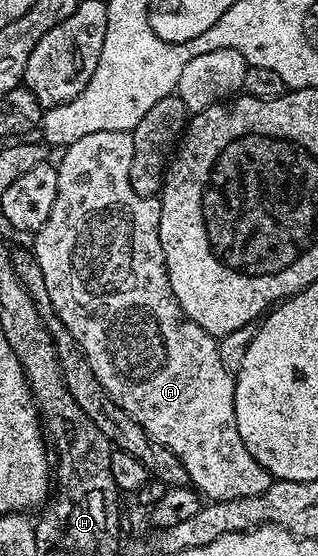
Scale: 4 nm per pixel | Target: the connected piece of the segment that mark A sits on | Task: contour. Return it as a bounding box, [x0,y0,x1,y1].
[32,131,272,501]

